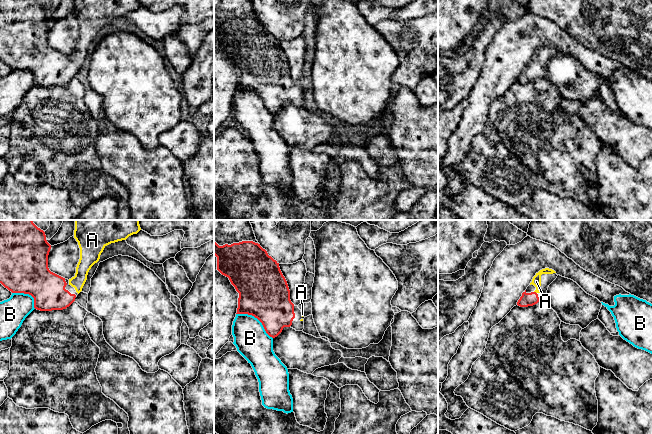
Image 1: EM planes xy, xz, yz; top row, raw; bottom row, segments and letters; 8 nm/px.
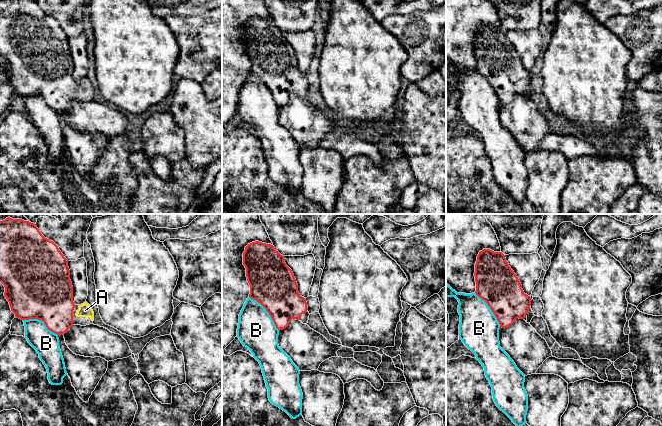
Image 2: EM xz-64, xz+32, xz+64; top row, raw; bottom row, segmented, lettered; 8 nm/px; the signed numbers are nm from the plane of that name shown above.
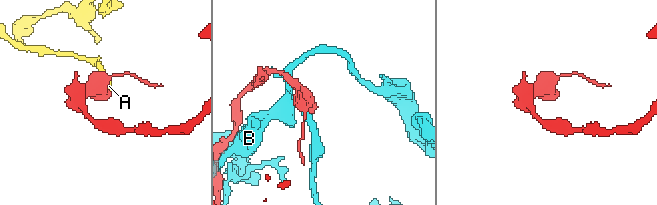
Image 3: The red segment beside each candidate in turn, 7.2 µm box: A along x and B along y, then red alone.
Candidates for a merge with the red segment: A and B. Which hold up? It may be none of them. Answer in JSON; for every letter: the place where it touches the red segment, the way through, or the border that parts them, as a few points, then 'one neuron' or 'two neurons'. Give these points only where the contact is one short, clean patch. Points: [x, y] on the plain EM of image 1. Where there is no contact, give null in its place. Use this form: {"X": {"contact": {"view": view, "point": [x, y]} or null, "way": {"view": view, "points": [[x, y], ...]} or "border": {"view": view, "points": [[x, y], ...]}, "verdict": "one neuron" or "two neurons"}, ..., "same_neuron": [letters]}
{"A": {"contact": {"view": "yz", "point": [535, 68]}, "way": {"view": "yz", "points": [[527, 75], [535, 68], [536, 57]]}, "verdict": "one neuron"}, "B": {"contact": {"view": "xz", "point": [256, 93]}, "verdict": "two neurons"}, "same_neuron": ["A"]}

